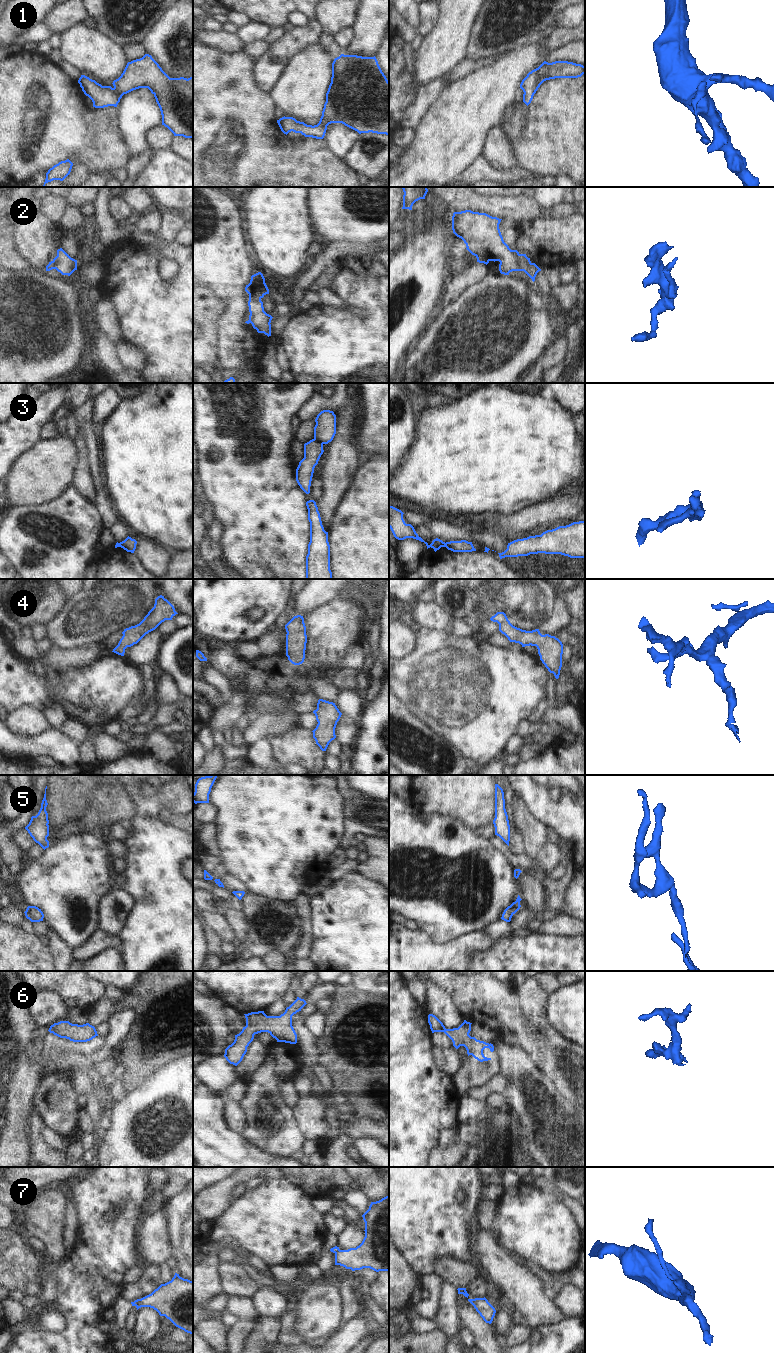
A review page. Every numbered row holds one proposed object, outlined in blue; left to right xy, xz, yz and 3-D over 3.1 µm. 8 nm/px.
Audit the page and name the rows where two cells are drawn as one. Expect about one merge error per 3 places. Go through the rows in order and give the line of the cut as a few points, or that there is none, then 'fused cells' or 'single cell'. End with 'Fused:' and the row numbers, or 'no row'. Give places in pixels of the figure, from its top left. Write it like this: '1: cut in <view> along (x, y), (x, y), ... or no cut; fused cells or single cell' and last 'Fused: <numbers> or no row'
1: no cut; single cell
2: cut in xy along (56, 257), (53, 268); fused cells
3: cut in xz along (314, 438), (322, 444); fused cells
4: no cut; single cell
5: no cut; single cell
6: no cut; single cell
7: cut in xy along (139, 1299), (136, 1306); fused cells
Fused: 2, 3, 7

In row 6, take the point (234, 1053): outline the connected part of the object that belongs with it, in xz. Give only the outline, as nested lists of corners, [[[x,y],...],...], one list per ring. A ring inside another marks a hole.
[[[297,997],[280,1016],[267,1016],[264,1011],[244,1014],[246,1026],[235,1035],[234,1042],[225,1049],[226,1060],[237,1066],[246,1054],[254,1035],[261,1032],[268,1032],[277,1042],[296,1044],[297,1034],[292,1026],[292,1016],[301,1011],[306,1004],[304,999]]]

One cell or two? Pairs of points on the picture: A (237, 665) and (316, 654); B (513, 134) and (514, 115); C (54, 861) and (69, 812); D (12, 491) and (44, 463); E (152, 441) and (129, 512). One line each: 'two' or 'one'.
A: one
B: one
C: two
D: one
E: one

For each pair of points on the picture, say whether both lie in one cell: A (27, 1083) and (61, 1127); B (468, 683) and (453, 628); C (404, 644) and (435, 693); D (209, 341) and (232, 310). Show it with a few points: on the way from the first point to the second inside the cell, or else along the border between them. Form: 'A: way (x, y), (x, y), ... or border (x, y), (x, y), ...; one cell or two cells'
A: border (46, 1072), (36, 1086), (32, 1109); two cells
B: border (432, 629), (447, 631), (456, 636), (469, 636); two cells
C: border (415, 629), (415, 646), (399, 659); two cells
D: border (222, 308), (222, 312), (216, 322), (216, 355); two cells

